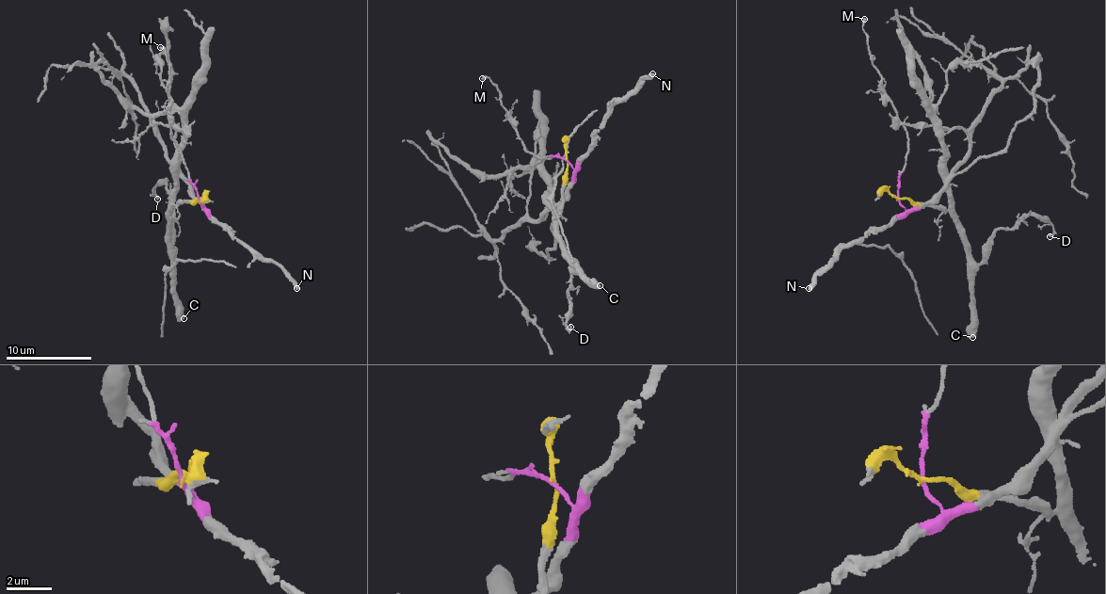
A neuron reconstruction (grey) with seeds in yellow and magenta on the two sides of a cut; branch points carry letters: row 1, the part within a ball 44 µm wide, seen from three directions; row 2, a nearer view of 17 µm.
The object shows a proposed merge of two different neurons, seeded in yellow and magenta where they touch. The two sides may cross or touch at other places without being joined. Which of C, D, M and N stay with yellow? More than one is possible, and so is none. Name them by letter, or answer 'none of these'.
C, D

